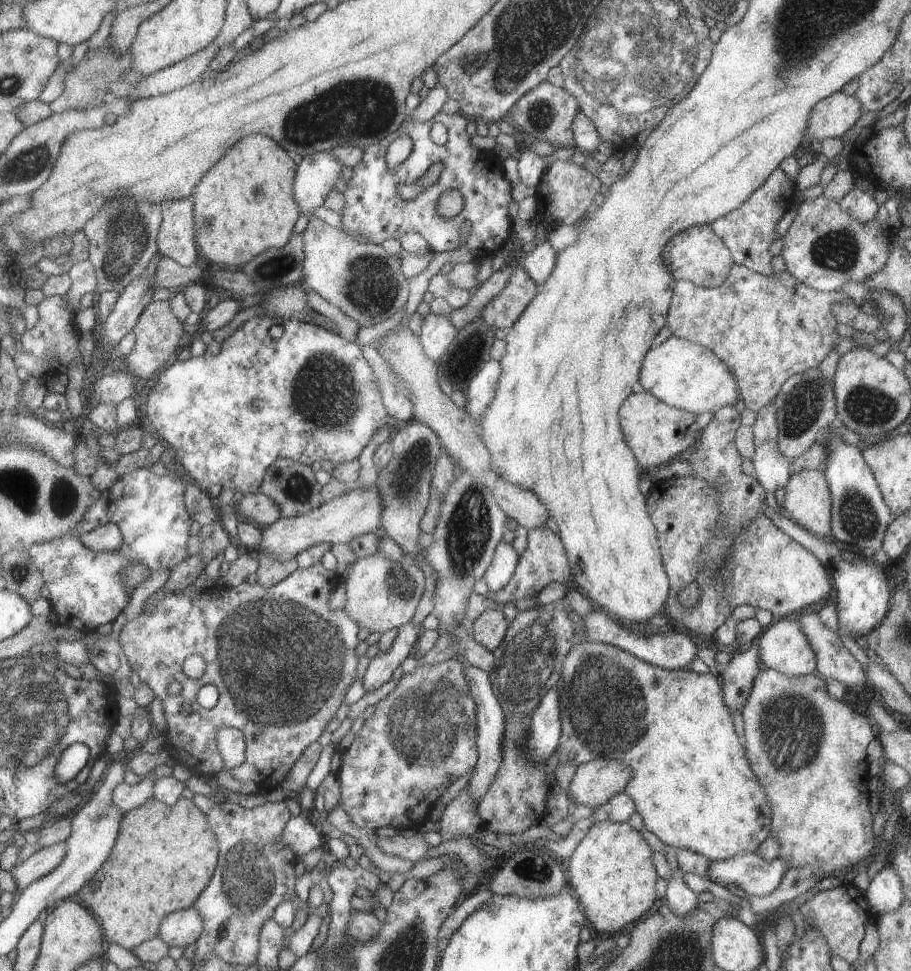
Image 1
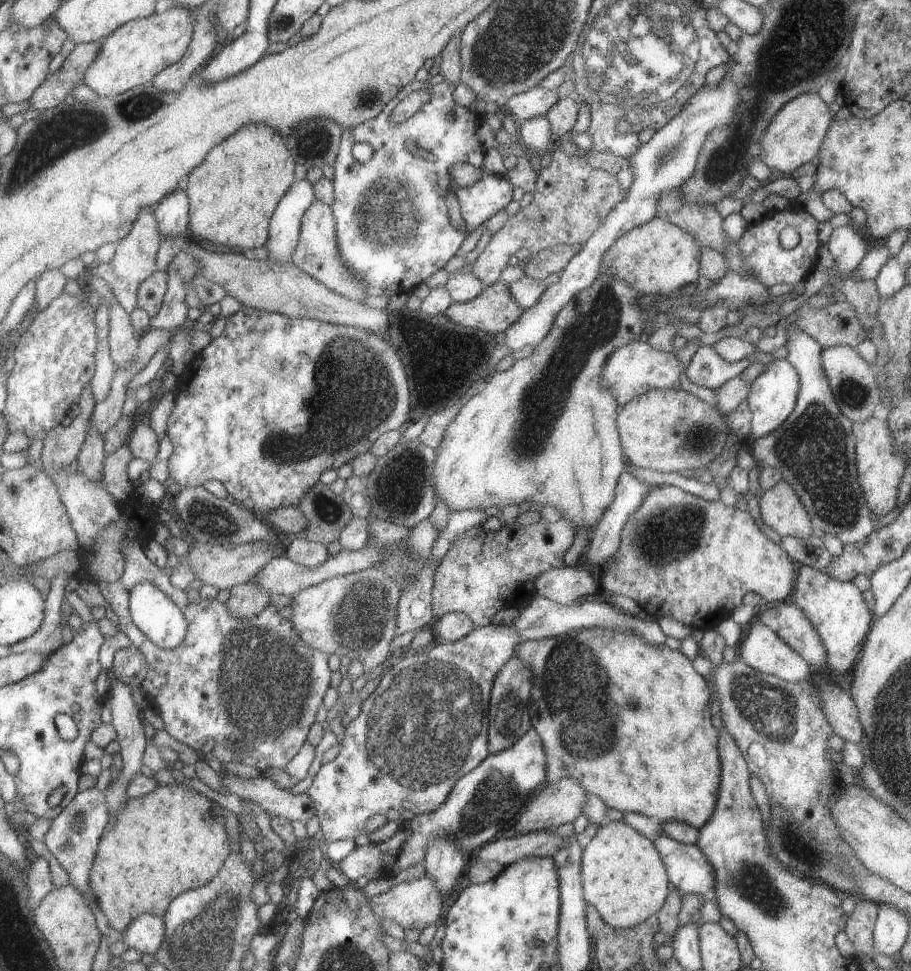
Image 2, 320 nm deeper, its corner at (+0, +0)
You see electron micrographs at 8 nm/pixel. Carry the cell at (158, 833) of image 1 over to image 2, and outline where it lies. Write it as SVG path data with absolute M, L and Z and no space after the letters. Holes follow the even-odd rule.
M179 778L175 784L159 785L145 796L129 799L118 814L111 814L90 874L96 900L109 926L124 934L140 914L151 913L165 919L168 906L177 896L209 885L231 856L224 813L219 804L187 788L186 781Z

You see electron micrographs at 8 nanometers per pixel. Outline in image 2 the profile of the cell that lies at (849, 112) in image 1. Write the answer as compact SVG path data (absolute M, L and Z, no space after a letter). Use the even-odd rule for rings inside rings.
M804 93L787 102L761 136L761 156L759 159L769 170L777 170L781 175L793 175L802 164L813 160L825 138L825 132L833 120L827 104L817 94Z

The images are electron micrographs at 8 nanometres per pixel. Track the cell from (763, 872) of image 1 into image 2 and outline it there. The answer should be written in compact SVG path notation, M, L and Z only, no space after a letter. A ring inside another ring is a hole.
M664 833L652 842L657 850L672 888L680 894L699 894L704 898L715 896L715 874L711 862L705 860L697 844L681 844Z

